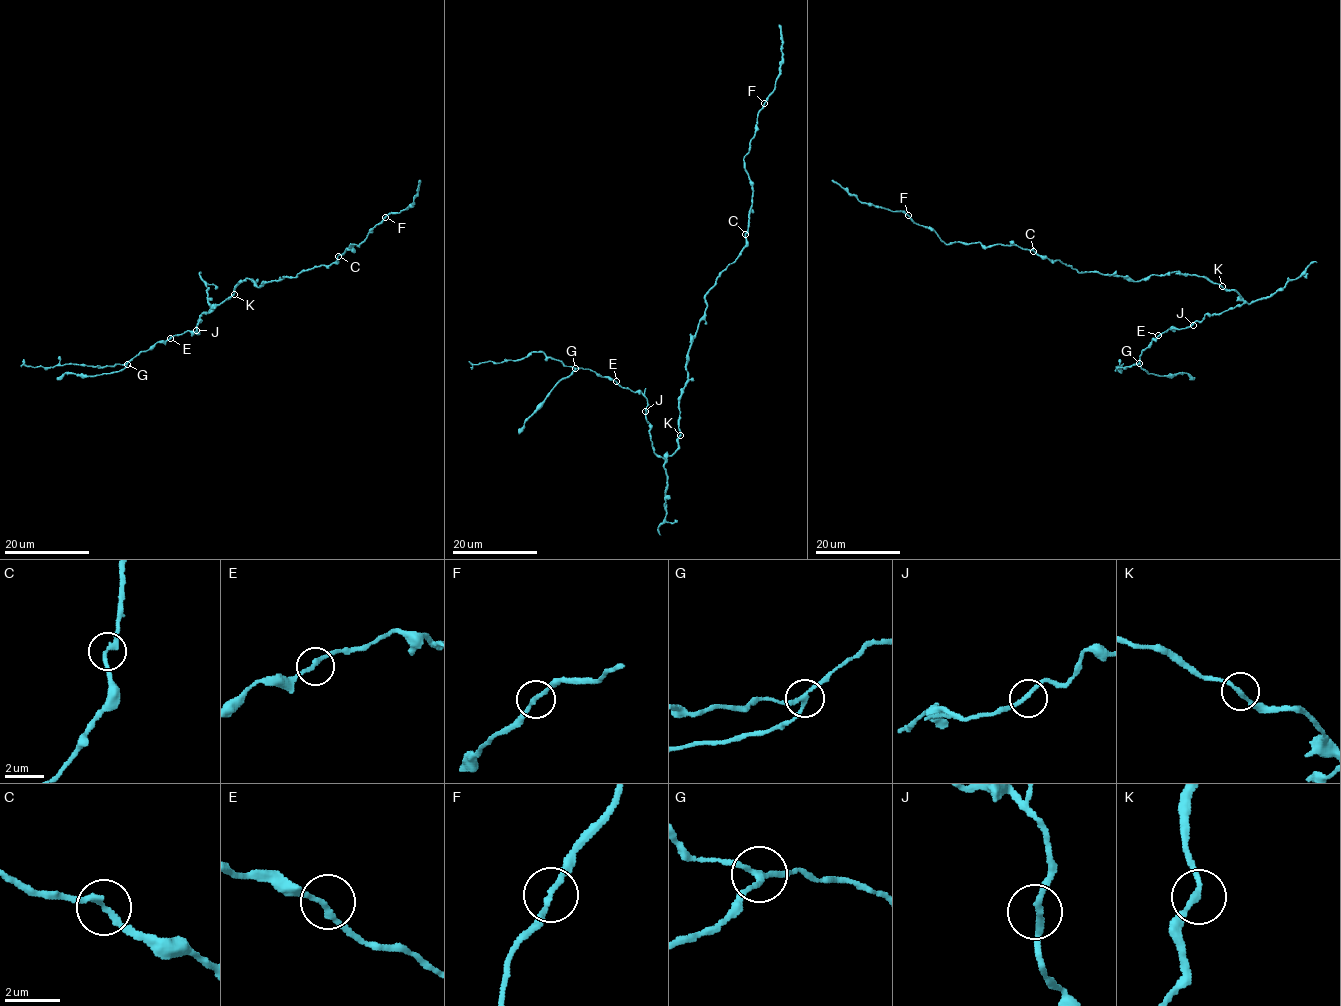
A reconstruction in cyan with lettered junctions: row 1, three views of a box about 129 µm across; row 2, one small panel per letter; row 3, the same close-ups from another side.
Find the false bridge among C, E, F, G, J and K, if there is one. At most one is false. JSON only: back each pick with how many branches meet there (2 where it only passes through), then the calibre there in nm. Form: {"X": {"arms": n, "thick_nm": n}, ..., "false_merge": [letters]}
{"G": {"arms": 3, "thick_nm": 180}, "false_merge": ["G"]}

